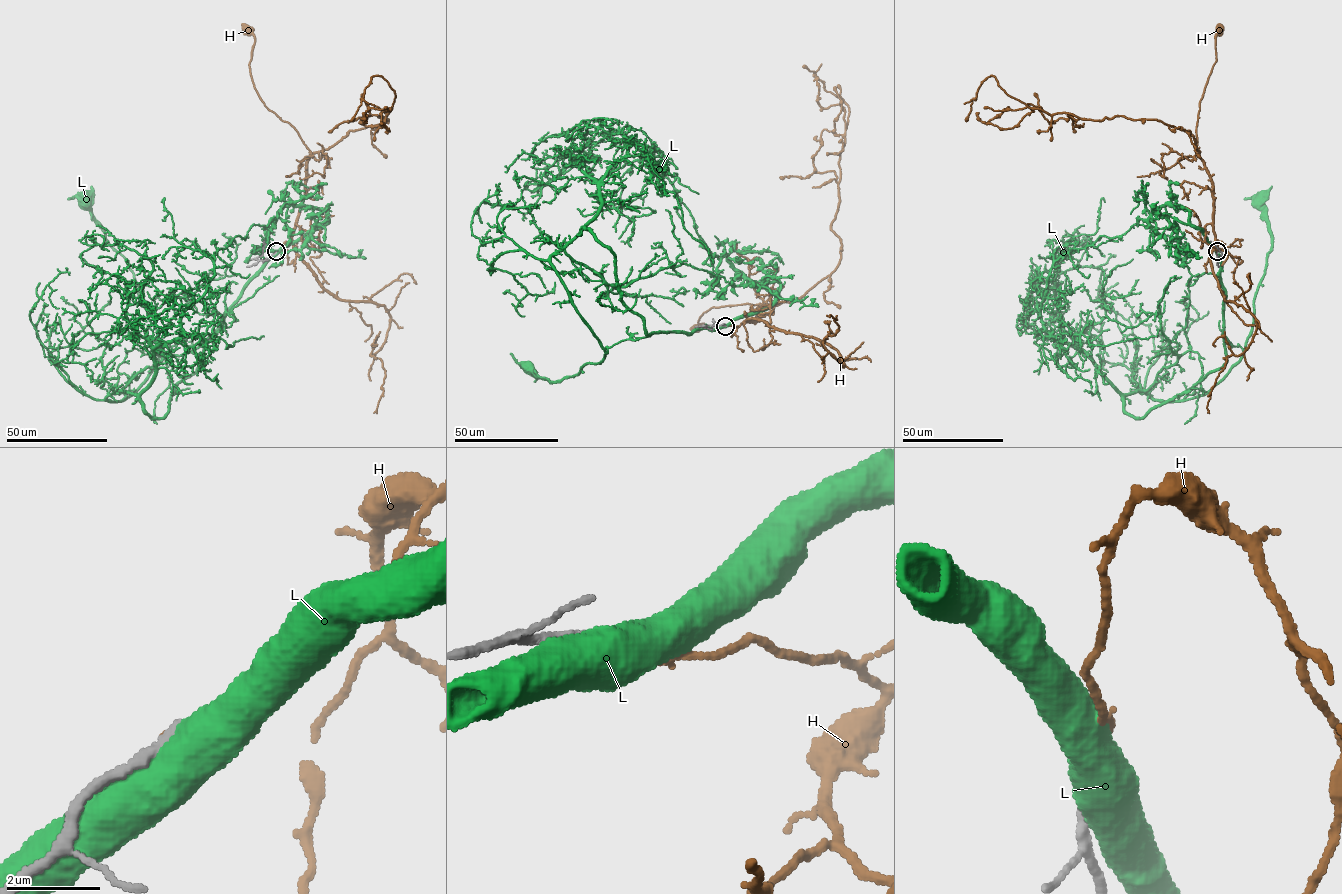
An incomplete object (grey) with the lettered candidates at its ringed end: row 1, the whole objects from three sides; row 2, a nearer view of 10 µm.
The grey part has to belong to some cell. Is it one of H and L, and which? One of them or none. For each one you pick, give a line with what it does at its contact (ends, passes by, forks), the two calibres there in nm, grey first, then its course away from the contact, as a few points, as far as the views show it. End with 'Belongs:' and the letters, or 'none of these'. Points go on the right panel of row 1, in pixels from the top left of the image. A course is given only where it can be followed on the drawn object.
Belongs: none of these

